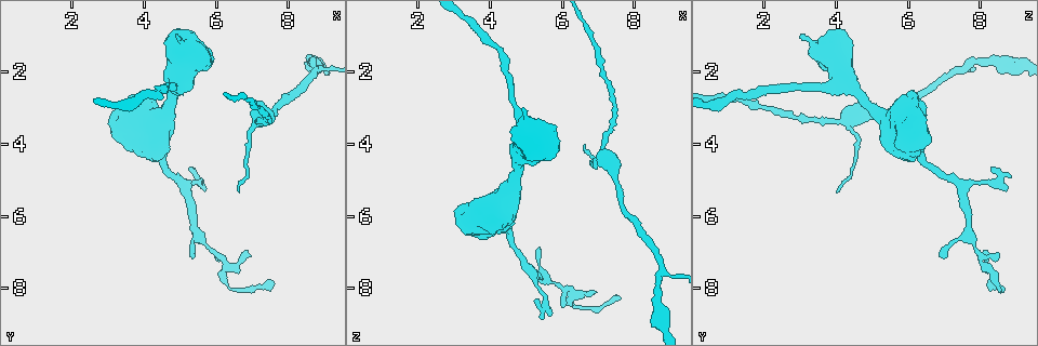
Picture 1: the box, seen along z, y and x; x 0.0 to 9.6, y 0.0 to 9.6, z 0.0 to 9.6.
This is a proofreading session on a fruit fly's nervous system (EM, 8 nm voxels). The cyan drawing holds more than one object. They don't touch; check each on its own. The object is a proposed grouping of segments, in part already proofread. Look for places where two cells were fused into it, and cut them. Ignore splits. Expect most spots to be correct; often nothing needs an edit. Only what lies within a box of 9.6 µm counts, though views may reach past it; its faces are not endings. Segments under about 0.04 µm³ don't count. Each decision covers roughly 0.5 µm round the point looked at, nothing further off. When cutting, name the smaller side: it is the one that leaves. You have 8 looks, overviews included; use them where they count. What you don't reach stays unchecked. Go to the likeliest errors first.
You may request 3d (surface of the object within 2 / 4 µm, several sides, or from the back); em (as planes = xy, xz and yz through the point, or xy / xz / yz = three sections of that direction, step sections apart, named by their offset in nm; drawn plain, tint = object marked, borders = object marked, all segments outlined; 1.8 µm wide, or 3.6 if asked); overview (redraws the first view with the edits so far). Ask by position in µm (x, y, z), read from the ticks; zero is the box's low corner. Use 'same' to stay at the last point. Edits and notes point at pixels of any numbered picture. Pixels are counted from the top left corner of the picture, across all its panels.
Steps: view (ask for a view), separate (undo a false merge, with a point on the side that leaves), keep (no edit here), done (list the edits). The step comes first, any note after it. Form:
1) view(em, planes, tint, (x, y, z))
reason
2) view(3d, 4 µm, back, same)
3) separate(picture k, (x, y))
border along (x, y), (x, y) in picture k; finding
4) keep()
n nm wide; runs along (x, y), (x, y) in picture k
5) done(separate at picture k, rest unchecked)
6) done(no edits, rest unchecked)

view(3d, 2 µm, (8.70, 1.95, 7.50))

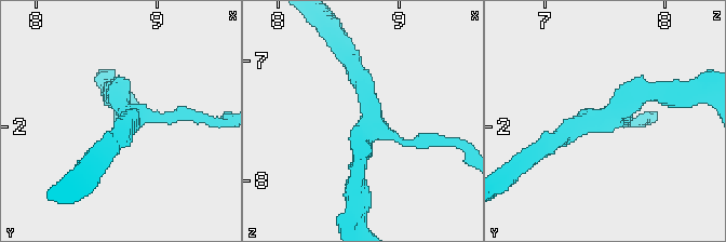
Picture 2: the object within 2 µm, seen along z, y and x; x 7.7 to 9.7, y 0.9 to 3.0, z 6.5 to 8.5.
view(em, planes, tint, (8.76, 1.88, 7.56))
shape alone is not enough

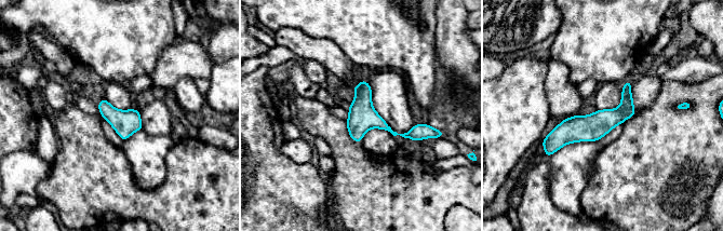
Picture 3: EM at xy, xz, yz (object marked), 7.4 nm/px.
keep()
runs along (628, 84), (614, 117), (548, 152) in picture 3; continuous, no second cell

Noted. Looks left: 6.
view(3d, 4 µm, (4.50, 4.45, 6.35))
sudden change in width

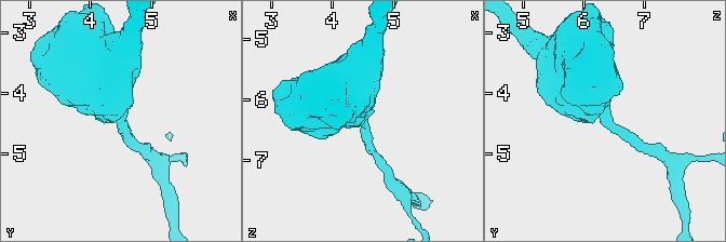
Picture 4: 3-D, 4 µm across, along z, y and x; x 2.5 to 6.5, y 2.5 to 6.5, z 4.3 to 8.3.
view(em, 3.6 µm, planes, tint, (4.55, 4.50, 6.35))
now the EM

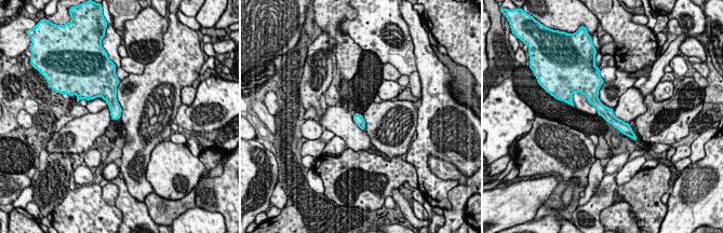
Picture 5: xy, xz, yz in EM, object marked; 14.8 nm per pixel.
keep()
140 nm wide; runs along (593, 87), (593, 100), (629, 133) in picture 5; continuous, no second cell

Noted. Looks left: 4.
view(em, planes, plain, (5.05, 1.35, 3.50))
calibre changes

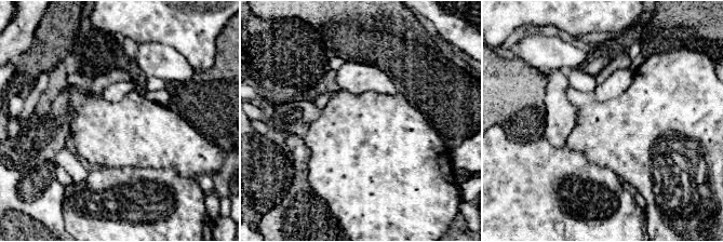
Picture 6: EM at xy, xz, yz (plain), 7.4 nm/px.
view(em, planes, tint, same)
with the object marked

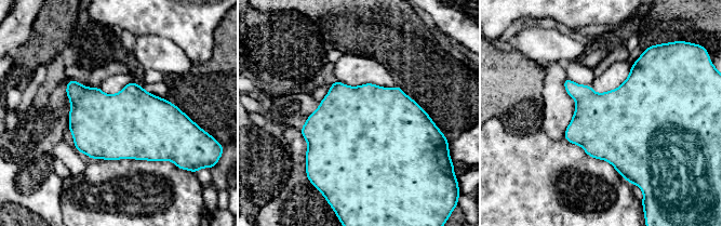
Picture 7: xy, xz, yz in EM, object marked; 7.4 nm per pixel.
keep()
continuous, no second cell

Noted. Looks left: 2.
done(no edits, rest unchecked)

